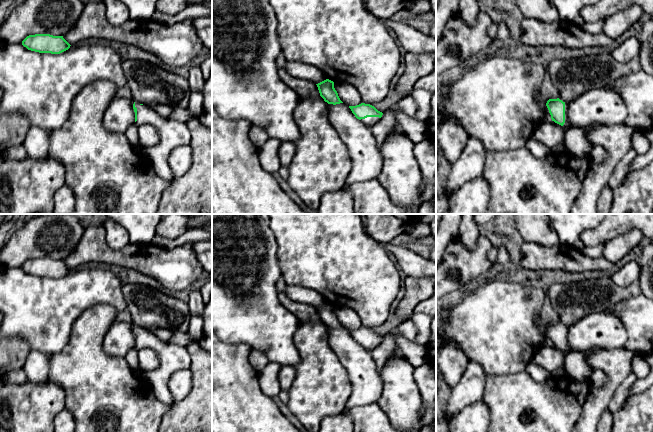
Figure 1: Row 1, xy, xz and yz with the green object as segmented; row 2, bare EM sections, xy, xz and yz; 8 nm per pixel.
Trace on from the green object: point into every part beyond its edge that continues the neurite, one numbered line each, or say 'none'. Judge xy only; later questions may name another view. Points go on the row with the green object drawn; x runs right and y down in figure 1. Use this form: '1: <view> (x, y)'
1: xy (172, 133)

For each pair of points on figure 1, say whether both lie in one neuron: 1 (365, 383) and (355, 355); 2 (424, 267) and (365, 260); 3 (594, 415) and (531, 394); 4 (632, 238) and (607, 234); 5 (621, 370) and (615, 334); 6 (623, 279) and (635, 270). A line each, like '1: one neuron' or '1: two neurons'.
1: one neuron
2: two neurons
3: two neurons
4: two neurons
5: two neurons
6: one neuron

